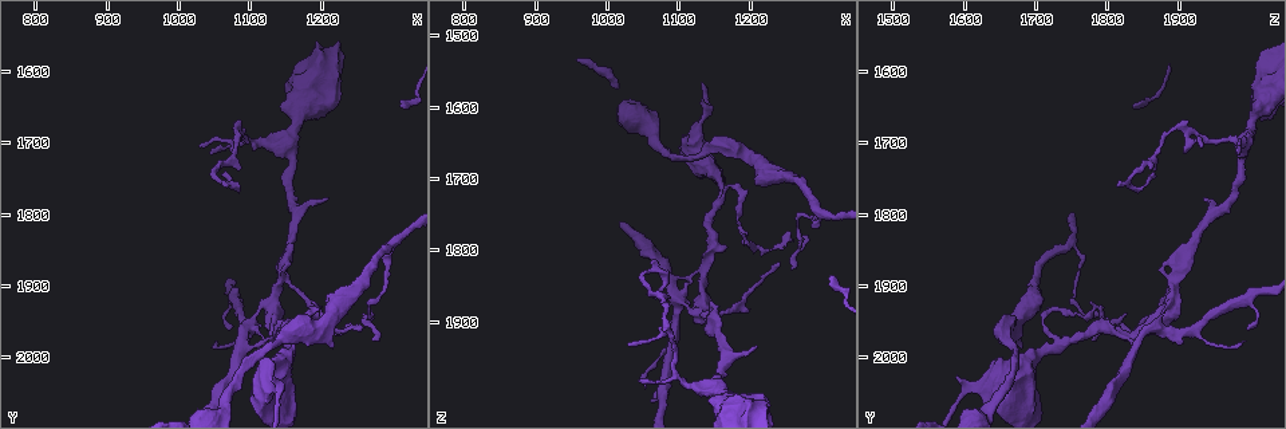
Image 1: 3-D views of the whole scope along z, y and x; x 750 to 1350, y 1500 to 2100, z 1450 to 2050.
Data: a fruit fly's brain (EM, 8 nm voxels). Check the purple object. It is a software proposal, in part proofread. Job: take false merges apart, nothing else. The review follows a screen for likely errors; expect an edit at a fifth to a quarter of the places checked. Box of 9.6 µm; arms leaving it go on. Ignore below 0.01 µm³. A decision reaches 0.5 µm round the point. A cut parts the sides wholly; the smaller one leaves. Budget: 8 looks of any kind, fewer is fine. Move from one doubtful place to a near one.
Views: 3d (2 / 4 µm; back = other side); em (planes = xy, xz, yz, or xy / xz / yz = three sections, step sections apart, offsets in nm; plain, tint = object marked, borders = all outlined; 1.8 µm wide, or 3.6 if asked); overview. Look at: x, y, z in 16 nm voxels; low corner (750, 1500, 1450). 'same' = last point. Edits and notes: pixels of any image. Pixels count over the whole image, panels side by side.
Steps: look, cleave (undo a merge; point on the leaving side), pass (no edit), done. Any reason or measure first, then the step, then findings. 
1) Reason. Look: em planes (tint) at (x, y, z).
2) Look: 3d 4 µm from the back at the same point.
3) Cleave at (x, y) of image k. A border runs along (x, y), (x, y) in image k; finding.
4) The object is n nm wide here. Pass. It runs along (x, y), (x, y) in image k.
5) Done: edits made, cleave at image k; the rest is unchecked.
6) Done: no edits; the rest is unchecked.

Two arms in line, one across. Look: 3d 4 µm at (1140, 1880, 1905).

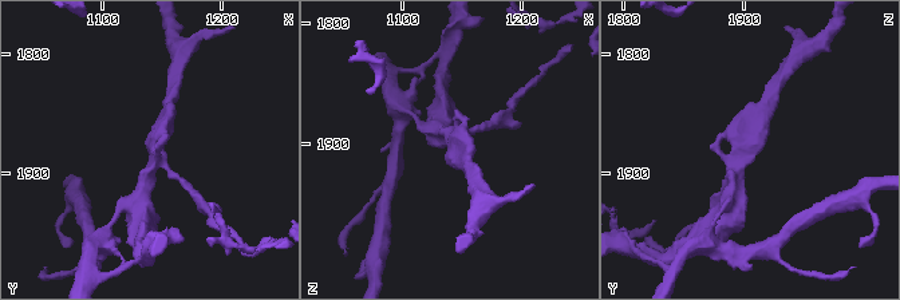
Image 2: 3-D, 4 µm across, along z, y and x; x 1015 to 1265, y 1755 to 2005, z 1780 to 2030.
3 arms meet here; need the tissue. Look: em xy step 4 (tint) at (1146, 1882, 1900).

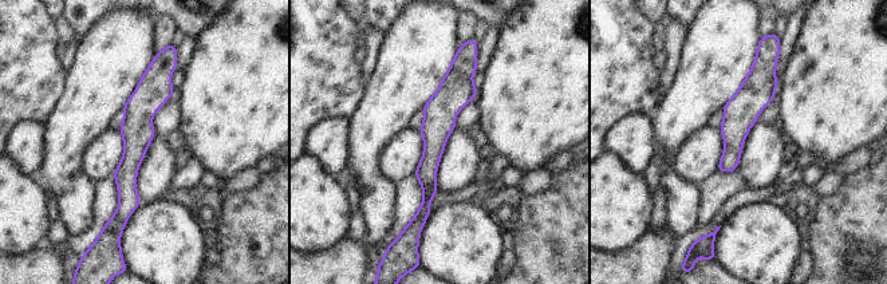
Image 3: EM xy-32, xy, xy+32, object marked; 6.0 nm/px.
Look: em planes (tint) at the same point.

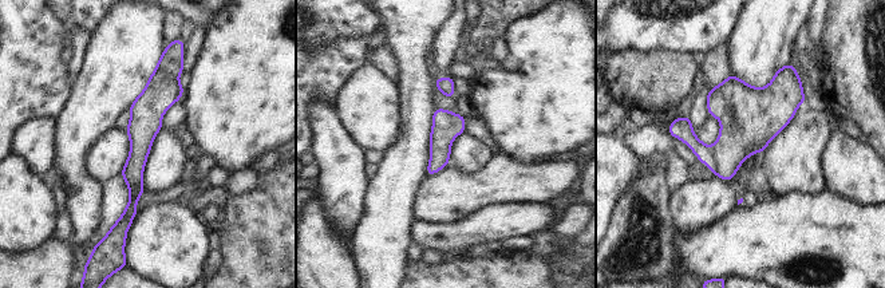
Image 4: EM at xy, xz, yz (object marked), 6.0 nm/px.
The object is 180 nm wide here. Cleave at (684, 131) of image 4. The part that leaves runs along (672, 127), (679, 129), (712, 166) in image 4; two neurons meet here.

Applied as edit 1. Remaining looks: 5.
Look: em xy step 16 (tint) at (1155, 1985, 1735).

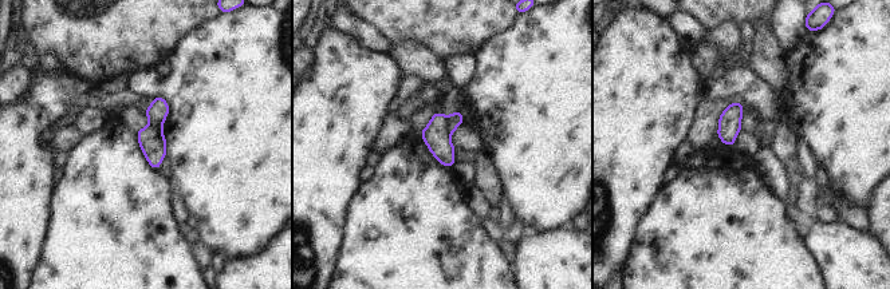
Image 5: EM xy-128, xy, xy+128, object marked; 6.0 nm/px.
Cleave at (453, 121) of image 5. Two neurons meet here.

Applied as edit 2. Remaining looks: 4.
Abrupt turn. Look: em xy step 4 (tint) at (1090, 1700, 1975).

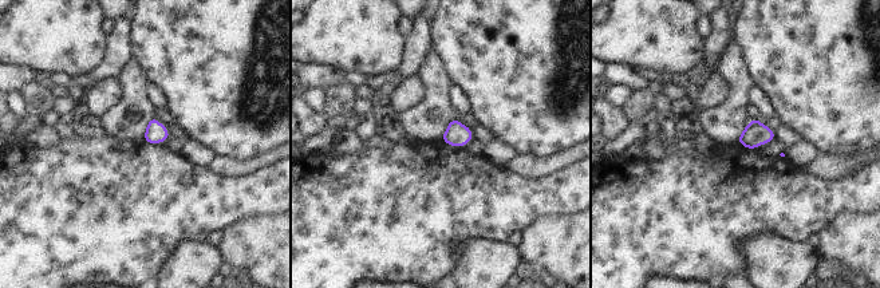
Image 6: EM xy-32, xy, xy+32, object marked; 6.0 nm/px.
Another direction. Look: em yz step 4 (tint) at the same point.

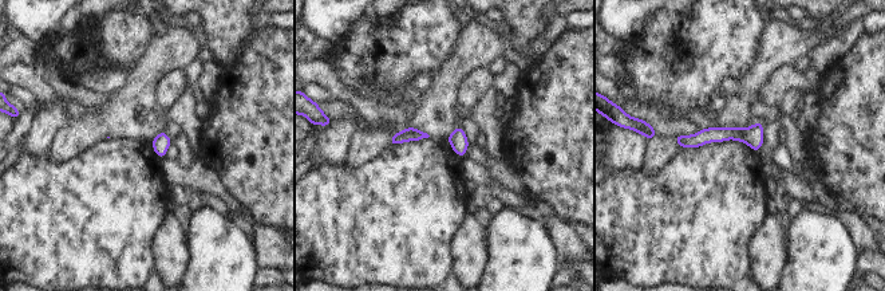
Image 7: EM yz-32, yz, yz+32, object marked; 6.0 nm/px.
Pass. One neuron here.

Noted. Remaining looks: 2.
Done: edits made, cleave at image 4, cleave at image 5; the rest is unchecked.

